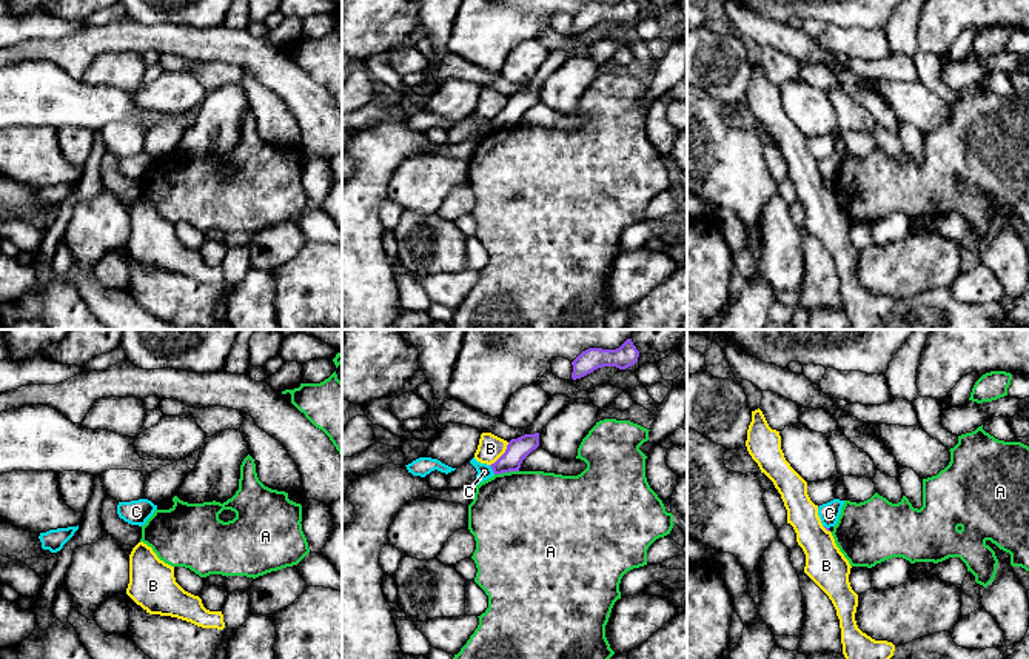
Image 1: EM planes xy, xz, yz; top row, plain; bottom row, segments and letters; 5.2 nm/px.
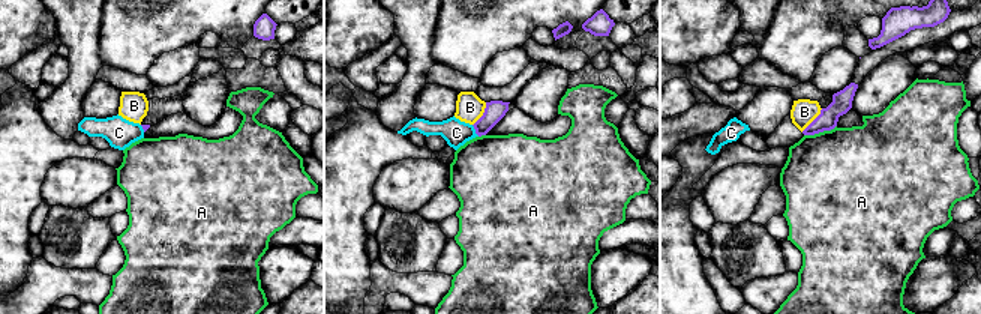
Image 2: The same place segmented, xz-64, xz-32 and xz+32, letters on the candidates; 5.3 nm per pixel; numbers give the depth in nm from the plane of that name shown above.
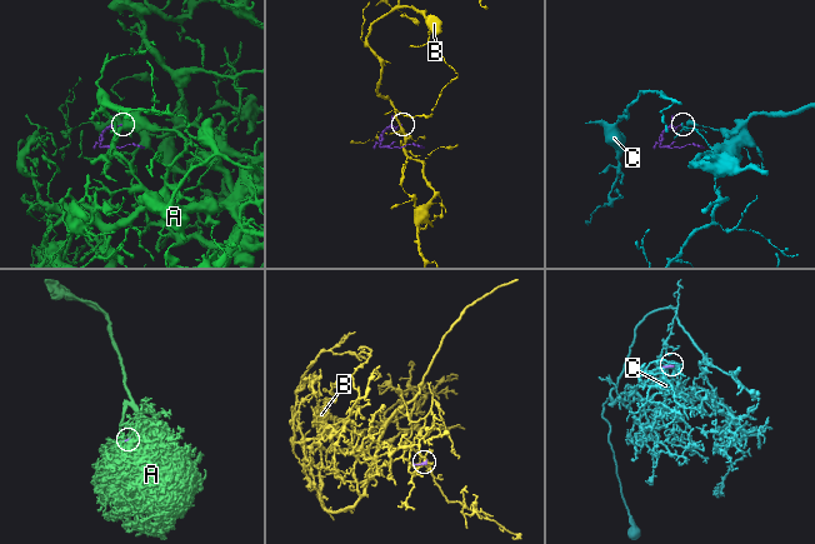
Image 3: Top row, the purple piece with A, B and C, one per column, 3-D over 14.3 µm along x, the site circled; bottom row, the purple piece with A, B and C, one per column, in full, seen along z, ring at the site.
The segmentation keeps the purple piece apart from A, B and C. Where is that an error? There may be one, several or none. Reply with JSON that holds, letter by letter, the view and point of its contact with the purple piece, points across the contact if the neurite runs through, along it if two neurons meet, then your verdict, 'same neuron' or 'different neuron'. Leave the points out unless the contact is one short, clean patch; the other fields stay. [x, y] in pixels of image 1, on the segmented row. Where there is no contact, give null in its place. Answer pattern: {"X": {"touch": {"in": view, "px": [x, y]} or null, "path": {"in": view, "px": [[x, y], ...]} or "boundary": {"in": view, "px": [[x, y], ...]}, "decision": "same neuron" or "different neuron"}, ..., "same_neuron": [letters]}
{"A": {"touch": {"in": "xz", "px": [506, 471]}, "decision": "different neuron"}, "B": {"touch": {"in": "xz", "px": [502, 454]}, "boundary": {"in": "xz", "px": [[509, 442], [507, 448], [490, 465]]}, "decision": "different neuron"}, "C": {"touch": {"in": "xz", "px": [492, 468]}, "boundary": {"in": "xz", "px": [[489, 465], [495, 473]]}, "decision": "different neuron"}, "same_neuron": []}

